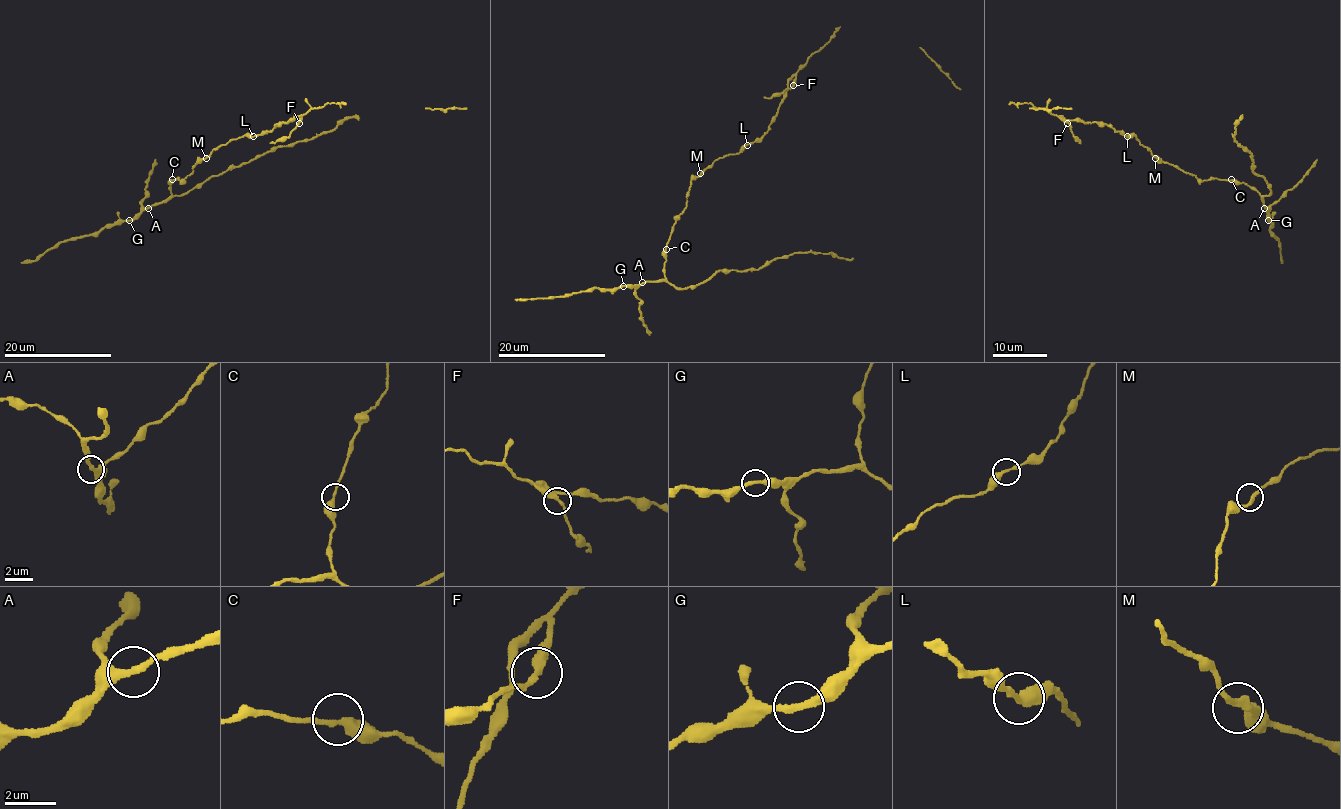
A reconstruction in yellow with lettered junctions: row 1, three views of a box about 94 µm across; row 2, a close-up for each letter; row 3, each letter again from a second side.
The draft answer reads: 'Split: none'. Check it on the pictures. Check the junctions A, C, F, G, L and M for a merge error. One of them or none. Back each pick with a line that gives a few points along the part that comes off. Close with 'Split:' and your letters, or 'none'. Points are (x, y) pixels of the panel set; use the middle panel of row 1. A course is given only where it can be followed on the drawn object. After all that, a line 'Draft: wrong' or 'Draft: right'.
Split: none
Draft: right

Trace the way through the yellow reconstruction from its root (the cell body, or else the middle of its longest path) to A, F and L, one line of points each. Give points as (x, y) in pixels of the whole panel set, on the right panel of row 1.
A: (1155, 157), (1177, 165), (1202, 181), (1216, 178), (1244, 182), (1259, 193), (1264, 208)
F: (1155, 157), (1133, 135), (1127, 136), (1096, 121), (1065, 120), (1061, 116), (1067, 123)
L: (1155, 157), (1133, 135), (1127, 136)

